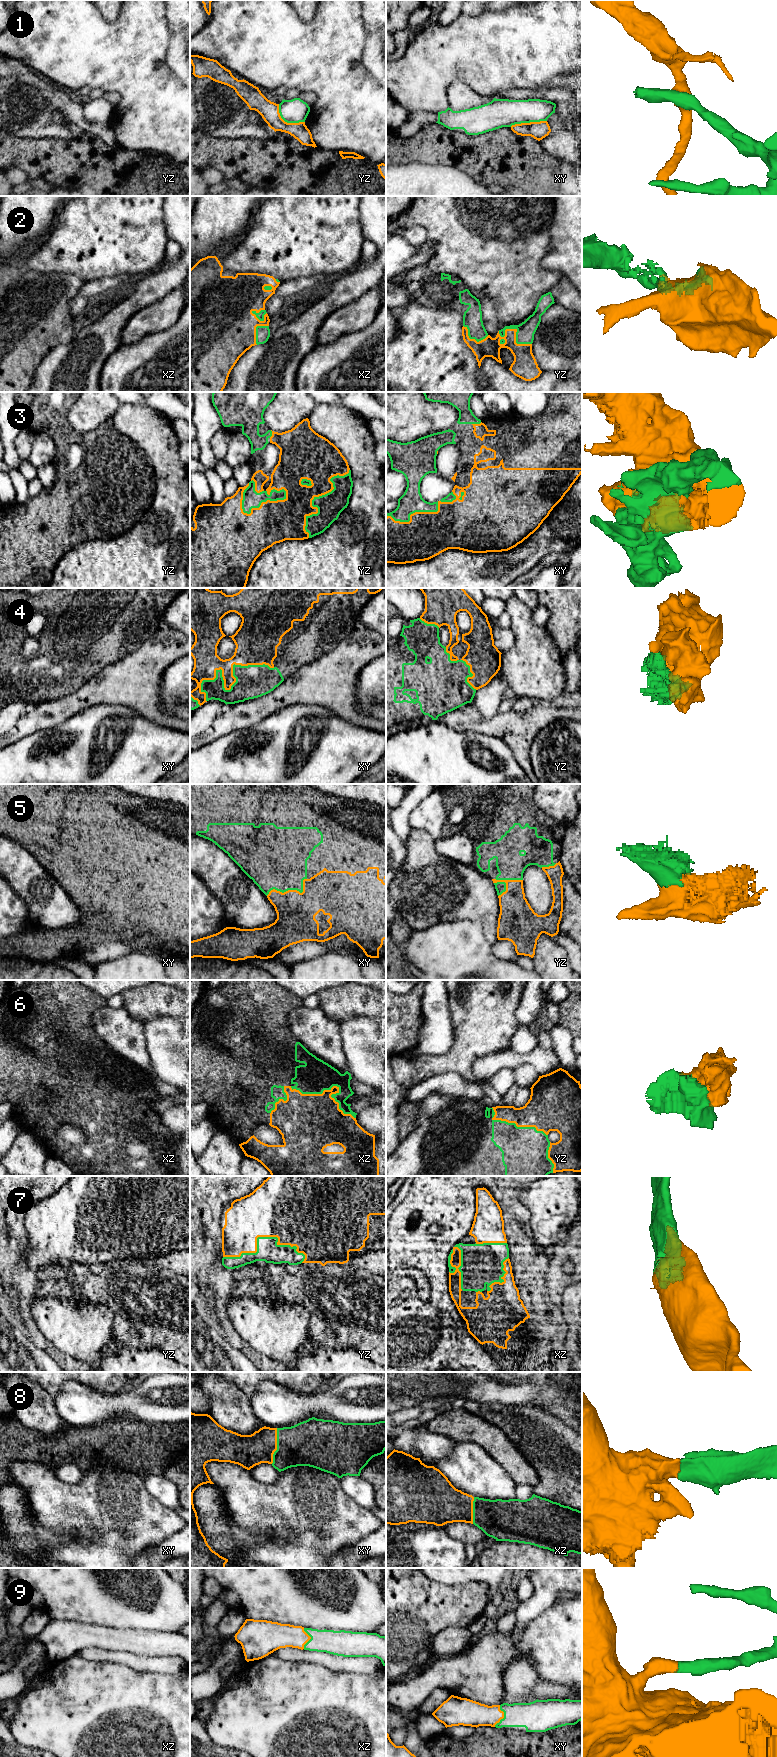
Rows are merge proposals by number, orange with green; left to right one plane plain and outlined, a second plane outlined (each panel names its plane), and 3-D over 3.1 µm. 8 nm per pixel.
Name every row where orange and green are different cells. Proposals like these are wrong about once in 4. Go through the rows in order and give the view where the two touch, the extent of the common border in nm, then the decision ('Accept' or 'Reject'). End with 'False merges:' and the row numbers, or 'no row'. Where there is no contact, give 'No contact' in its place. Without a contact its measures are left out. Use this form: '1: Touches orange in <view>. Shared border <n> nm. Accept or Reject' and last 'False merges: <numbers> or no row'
1: Touches orange in yz. Shared border 260 nm. Reject
2: Touches orange in yz. Shared border 300 nm. Accept
3: Touches orange in yz. Shared border 400 nm. Accept
4: Touches orange in xy. Shared border 650 nm. Accept
5: Touches orange in yz. Shared border 240 nm. Accept
6: Touches orange in xz. Shared border 600 nm. Accept
7: Touches orange in yz. Shared border 650 nm. Accept
8: Touches orange in xy. Shared border 300 nm. Accept
9: Touches orange in xy. Shared border 180 nm. Accept
False merges: 1

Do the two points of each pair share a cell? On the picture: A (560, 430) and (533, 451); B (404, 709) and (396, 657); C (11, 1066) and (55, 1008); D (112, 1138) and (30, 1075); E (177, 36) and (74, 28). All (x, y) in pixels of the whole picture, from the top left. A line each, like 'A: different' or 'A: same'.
A: same
B: same
C: same
D: same
E: different

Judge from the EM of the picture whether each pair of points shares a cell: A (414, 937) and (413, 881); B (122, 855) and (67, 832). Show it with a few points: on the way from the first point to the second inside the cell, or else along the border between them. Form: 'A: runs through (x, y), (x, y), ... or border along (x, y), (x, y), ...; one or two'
A: border along (436, 923), (423, 929), (408, 930); two
B: runs through (108, 849), (85, 832), (81, 832); one

